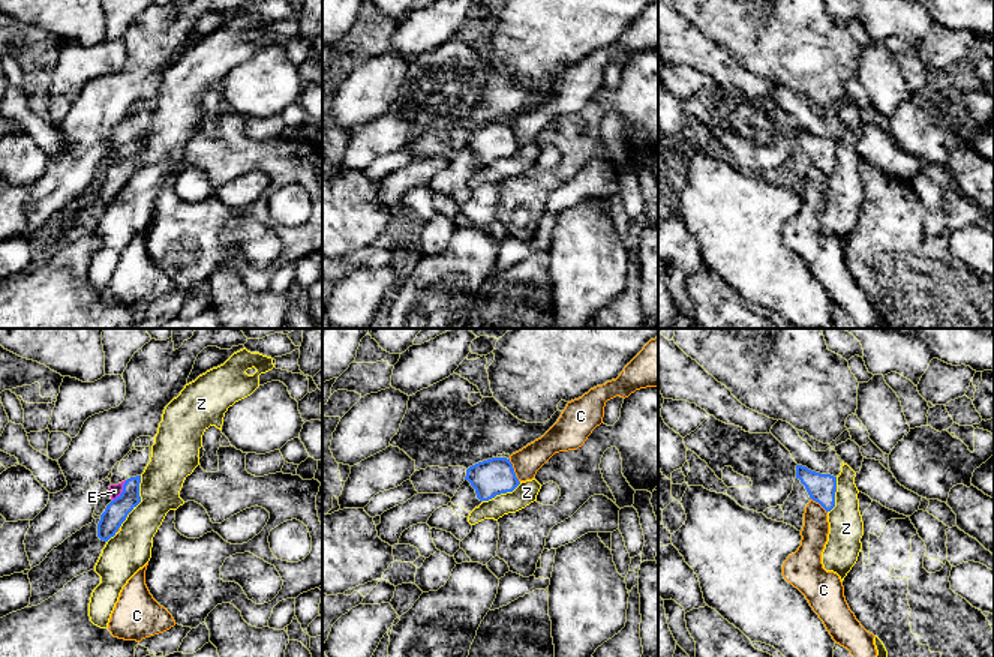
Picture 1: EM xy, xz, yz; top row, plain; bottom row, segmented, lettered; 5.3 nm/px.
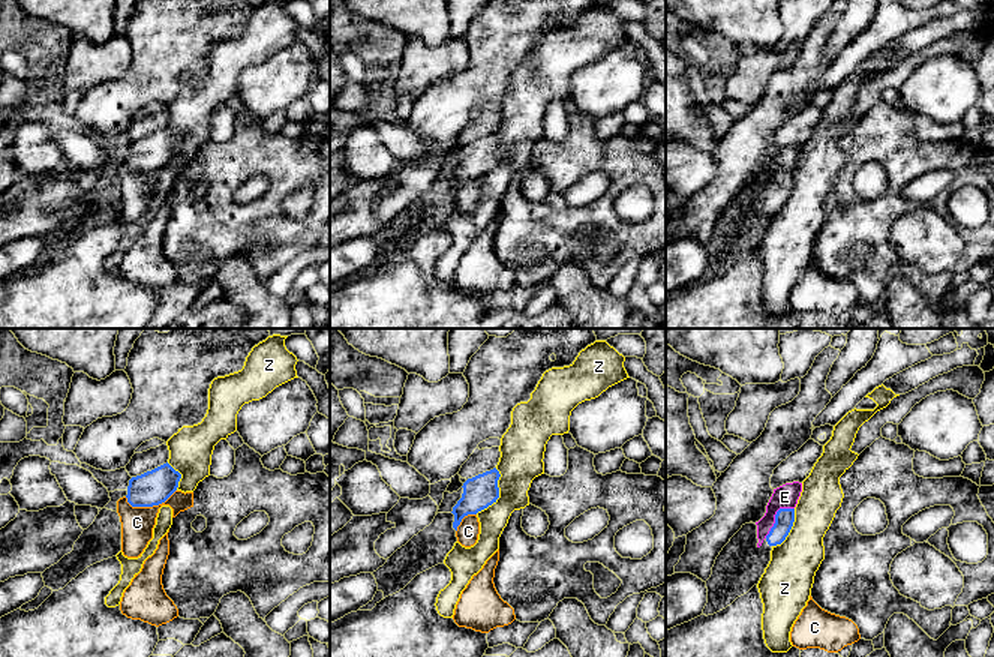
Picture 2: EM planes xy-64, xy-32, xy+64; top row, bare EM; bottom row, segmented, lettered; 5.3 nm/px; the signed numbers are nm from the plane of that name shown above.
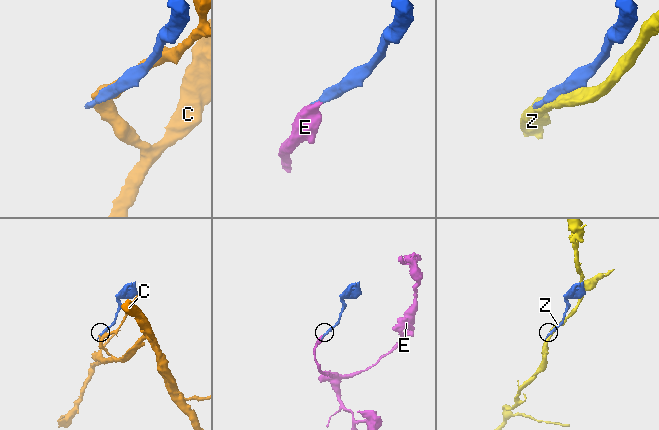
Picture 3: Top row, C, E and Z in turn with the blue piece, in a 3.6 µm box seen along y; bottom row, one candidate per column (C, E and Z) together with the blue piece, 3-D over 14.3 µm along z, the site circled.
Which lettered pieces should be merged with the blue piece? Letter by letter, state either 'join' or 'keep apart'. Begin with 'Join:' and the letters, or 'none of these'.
Join: E
C: keep apart
E: join
Z: keep apart

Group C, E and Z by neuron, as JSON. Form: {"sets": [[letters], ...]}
{"sets": [["C"], ["E"], ["Z"]]}

